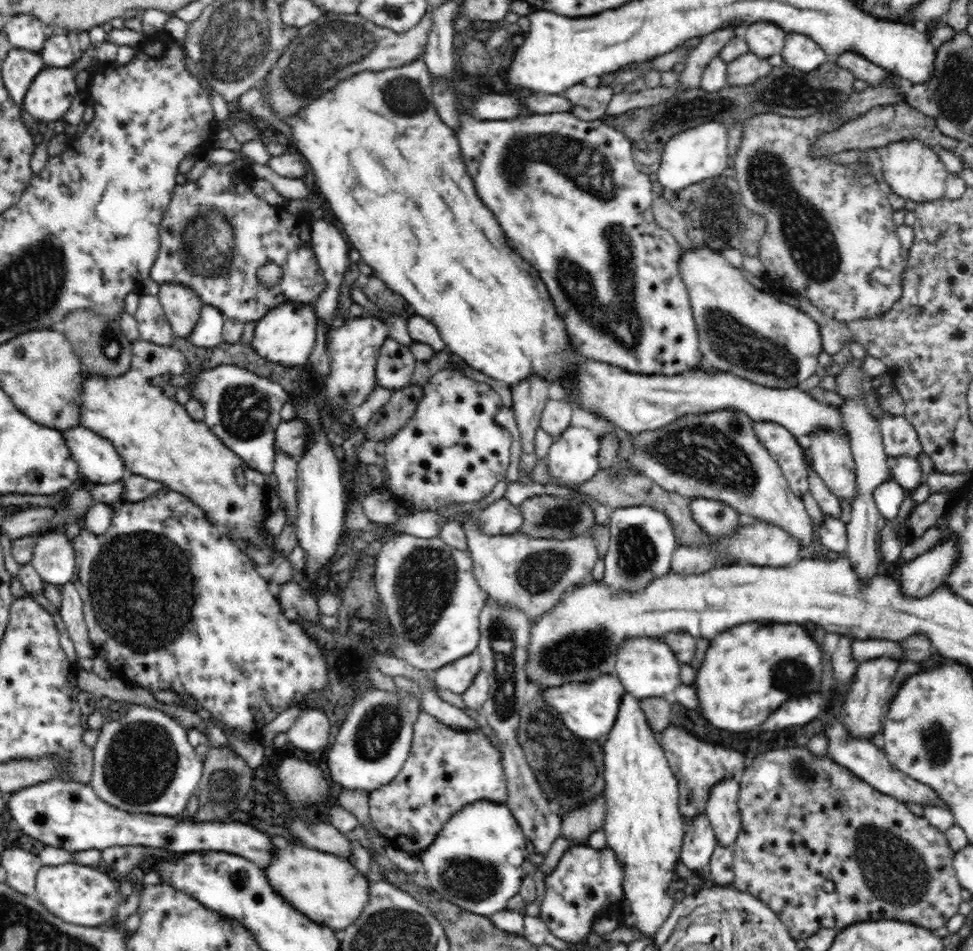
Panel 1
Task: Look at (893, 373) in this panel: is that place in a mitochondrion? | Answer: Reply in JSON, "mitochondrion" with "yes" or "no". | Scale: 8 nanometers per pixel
{"mitochondrion":"no"}

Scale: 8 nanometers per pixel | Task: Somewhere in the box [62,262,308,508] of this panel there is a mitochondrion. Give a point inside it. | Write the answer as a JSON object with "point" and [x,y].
{"point":[244,411]}

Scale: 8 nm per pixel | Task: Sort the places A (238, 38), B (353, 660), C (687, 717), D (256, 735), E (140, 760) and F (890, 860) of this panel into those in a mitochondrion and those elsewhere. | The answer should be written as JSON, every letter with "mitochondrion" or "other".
{"A":"mitochondrion","B":"other","C":"other","D":"other","E":"mitochondrion","F":"mitochondrion"}

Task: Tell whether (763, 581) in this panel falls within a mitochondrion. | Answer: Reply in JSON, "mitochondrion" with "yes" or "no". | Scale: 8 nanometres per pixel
{"mitochondrion":"no"}

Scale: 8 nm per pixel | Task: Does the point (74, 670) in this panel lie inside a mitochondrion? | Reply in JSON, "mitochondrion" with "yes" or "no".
{"mitochondrion":"no"}

